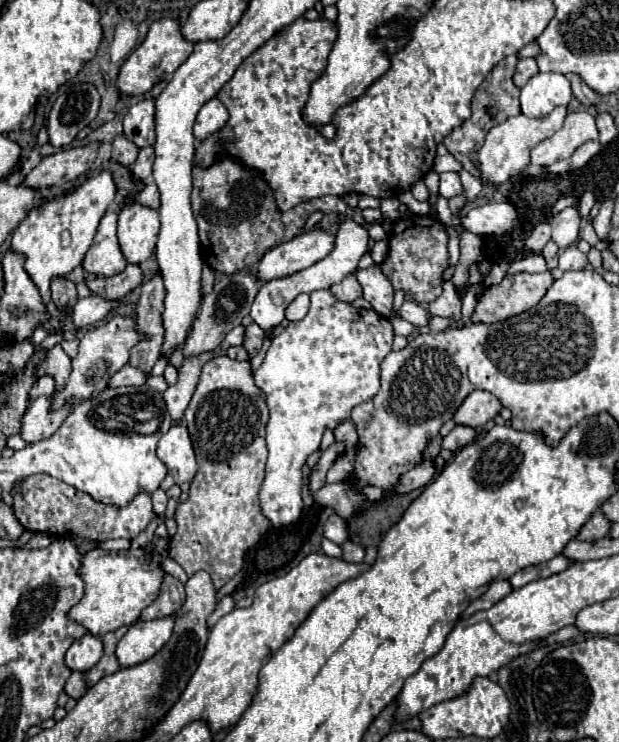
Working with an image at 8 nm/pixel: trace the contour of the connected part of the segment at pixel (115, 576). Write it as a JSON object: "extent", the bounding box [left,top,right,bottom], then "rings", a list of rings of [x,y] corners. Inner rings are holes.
{"extent":[67,547,165,637],"rings":[[[95,547],[83,553],[77,573],[85,583],[85,595],[69,609],[67,617],[83,625],[91,635],[101,637],[123,625],[131,625],[141,611],[155,601],[165,571],[159,567],[159,563],[145,555],[141,547],[127,551],[103,551]]]}

